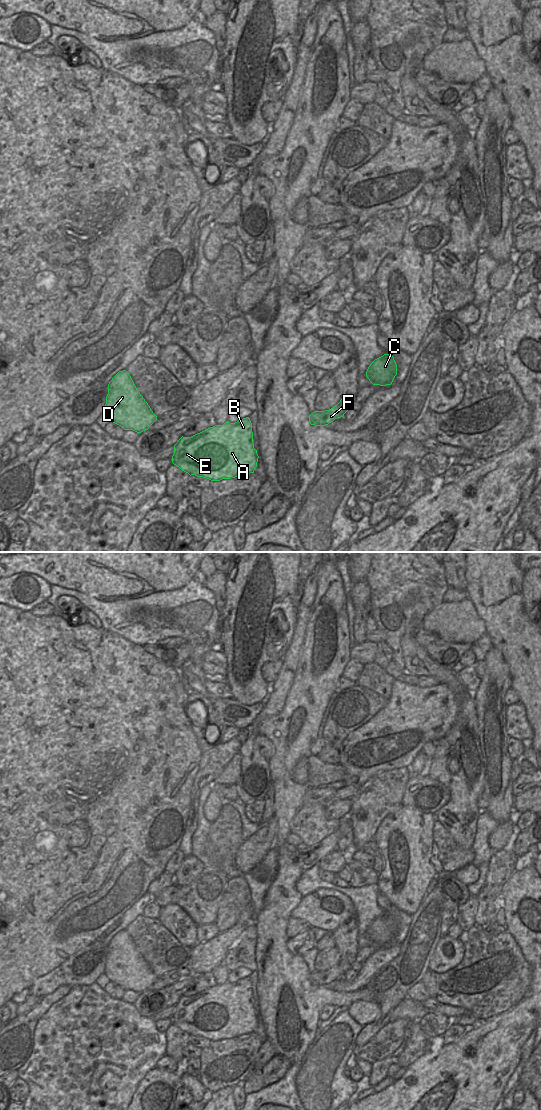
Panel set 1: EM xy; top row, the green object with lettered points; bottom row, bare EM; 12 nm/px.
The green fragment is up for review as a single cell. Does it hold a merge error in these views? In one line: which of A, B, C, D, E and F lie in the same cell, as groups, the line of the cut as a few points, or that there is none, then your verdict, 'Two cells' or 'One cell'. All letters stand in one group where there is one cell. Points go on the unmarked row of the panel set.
Groups: A B C D E F. No split. One cell

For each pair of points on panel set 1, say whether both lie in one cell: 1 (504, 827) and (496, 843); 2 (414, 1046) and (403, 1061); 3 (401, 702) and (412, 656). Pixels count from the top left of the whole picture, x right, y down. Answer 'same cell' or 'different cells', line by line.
1: same cell
2: same cell
3: different cells

